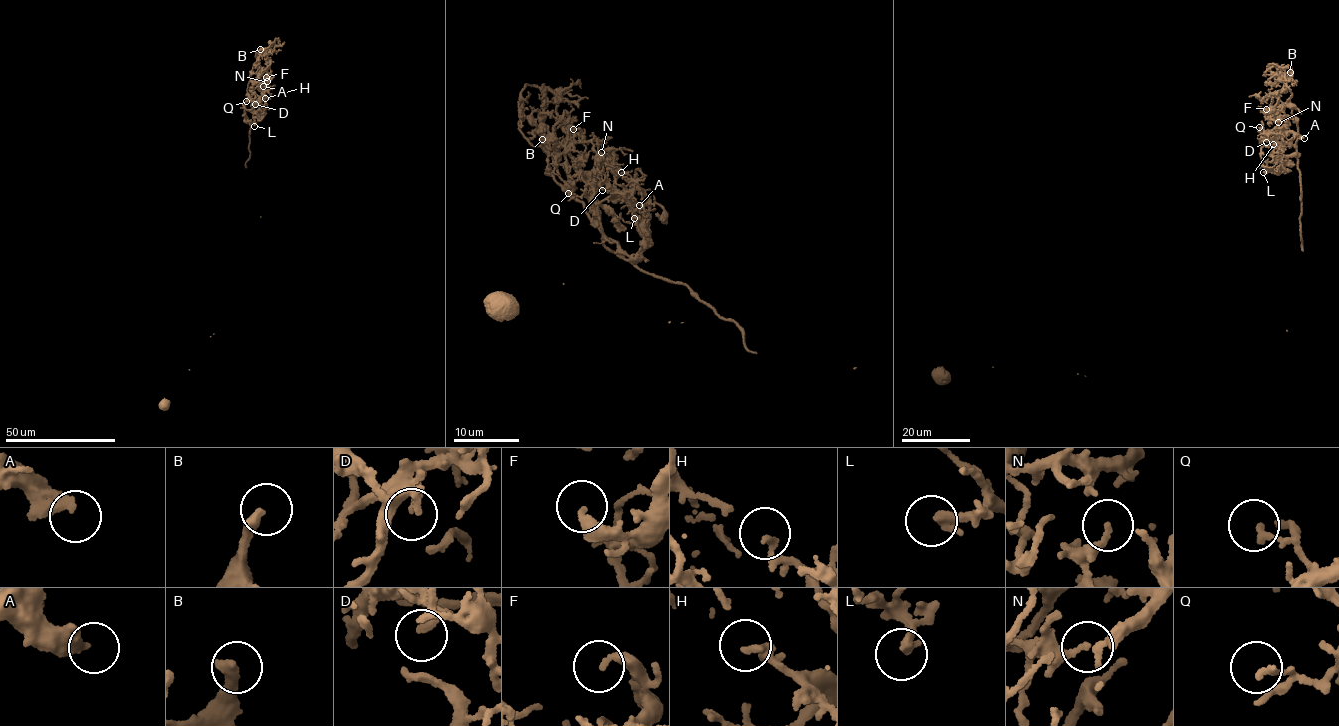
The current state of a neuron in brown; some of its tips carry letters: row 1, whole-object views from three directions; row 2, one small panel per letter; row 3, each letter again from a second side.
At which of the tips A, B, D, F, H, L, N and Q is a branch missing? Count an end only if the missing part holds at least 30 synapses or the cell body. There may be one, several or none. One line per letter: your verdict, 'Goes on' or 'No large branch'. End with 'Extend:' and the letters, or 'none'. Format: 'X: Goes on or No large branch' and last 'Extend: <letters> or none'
A: No large branch
B: No large branch
D: No large branch
F: No large branch
H: No large branch
L: Goes on
N: No large branch
Q: No large branch
Extend: L

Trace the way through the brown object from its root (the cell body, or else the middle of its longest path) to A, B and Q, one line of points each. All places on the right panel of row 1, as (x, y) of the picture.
A: (1286, 330), (1303, 249), (1297, 150), (1284, 142), (1265, 146), (1260, 140), (1267, 133), (1289, 132), (1304, 138)
B: (1286, 330), (1303, 249), (1298, 126), (1291, 112), (1291, 90), (1277, 67), (1267, 67), (1284, 78), (1290, 72)
Q: (1286, 330), (1303, 249), (1297, 150), (1284, 142), (1265, 146), (1260, 139), (1265, 131), (1259, 127)

